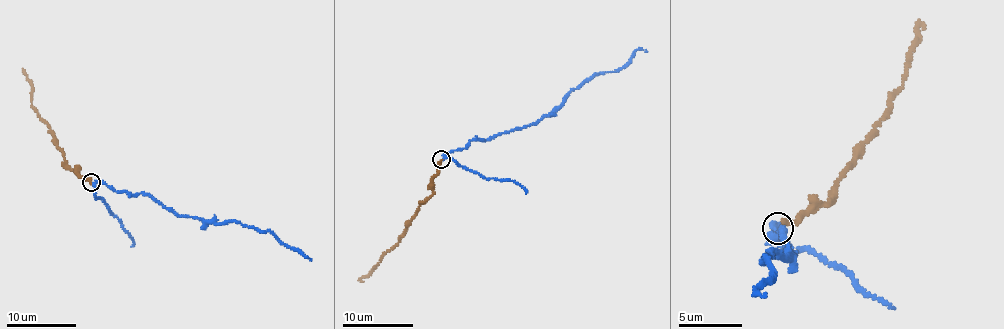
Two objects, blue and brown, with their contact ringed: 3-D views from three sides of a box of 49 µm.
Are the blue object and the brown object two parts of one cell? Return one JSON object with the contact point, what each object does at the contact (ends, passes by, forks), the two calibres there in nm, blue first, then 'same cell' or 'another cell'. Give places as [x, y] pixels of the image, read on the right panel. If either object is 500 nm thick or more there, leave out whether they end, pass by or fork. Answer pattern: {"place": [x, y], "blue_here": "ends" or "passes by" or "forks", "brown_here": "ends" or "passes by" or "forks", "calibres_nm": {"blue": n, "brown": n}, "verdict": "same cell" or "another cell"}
{"place": [778, 228], "blue_here": "passes by", "brown_here": "ends", "calibres_nm": {"blue": 200, "brown": 280}, "verdict": "another cell"}

